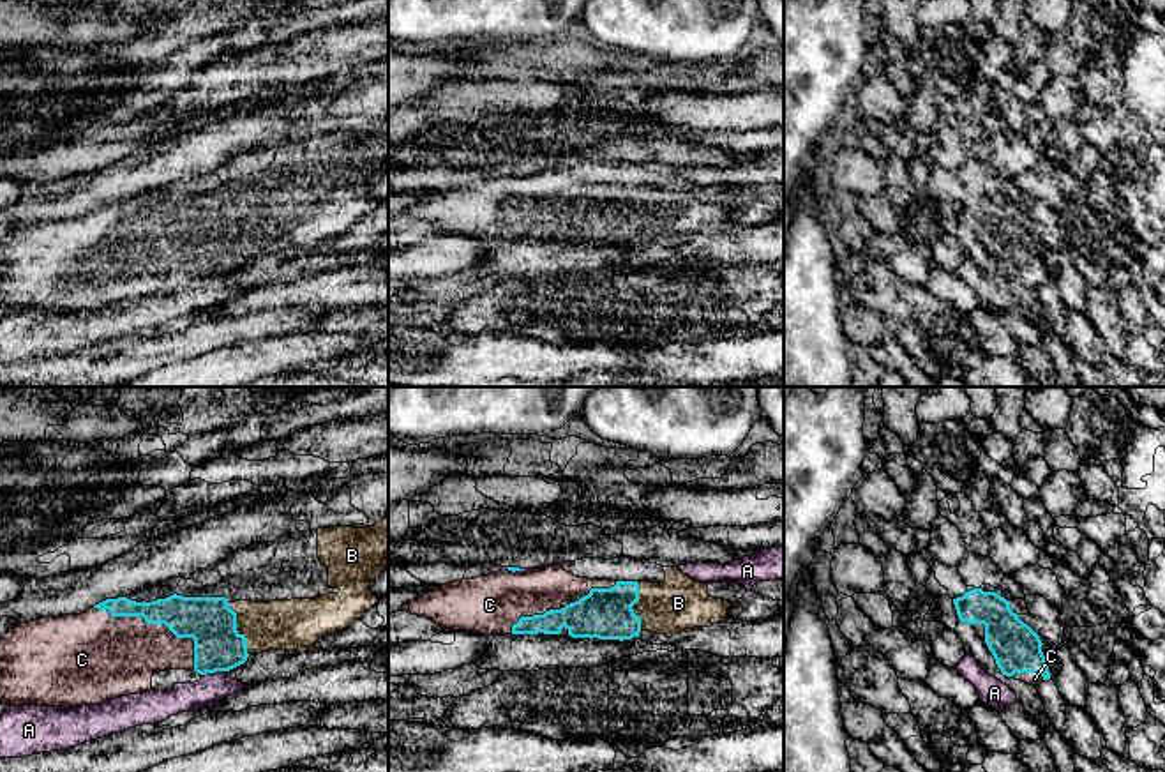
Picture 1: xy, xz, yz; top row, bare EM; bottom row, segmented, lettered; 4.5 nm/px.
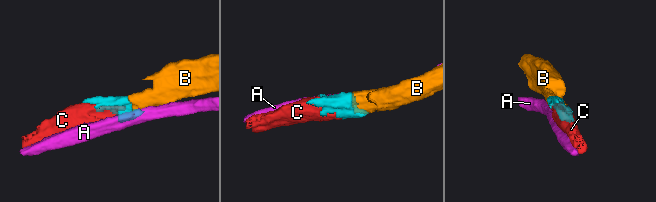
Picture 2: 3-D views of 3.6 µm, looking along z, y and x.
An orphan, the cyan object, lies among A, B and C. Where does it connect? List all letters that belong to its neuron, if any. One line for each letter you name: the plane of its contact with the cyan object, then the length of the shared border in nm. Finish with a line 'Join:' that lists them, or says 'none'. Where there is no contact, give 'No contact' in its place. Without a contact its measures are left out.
B: Touches cyan in xy. Shared border 260 nm
C: Touches cyan in xy. Shared border 550 nm
Join: B, C

